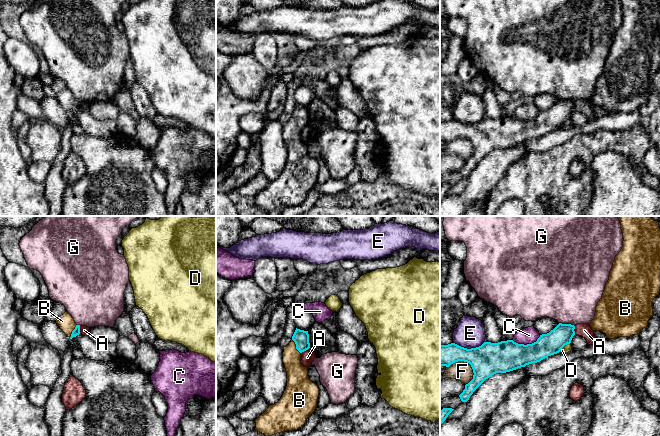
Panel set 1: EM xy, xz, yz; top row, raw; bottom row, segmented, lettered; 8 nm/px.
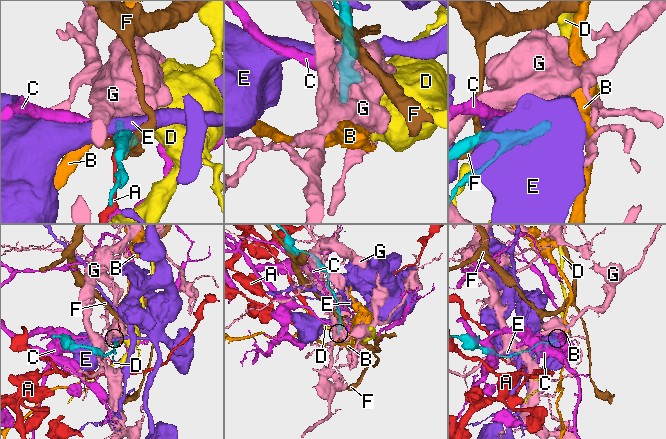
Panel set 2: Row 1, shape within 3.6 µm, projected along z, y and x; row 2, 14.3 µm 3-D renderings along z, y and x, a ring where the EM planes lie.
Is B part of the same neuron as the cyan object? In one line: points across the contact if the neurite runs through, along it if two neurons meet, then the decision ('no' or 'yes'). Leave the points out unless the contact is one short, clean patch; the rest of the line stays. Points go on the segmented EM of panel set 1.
across xz (301, 338), (296, 346), (295, 371), (297, 375) | yes

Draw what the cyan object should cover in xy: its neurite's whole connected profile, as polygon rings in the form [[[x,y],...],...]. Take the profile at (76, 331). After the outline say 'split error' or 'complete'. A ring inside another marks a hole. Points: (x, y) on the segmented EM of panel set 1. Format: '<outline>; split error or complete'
[[[65,312],[58,317],[56,323],[70,339],[80,334],[80,325],[75,323],[74,319],[68,312]]]; split error

